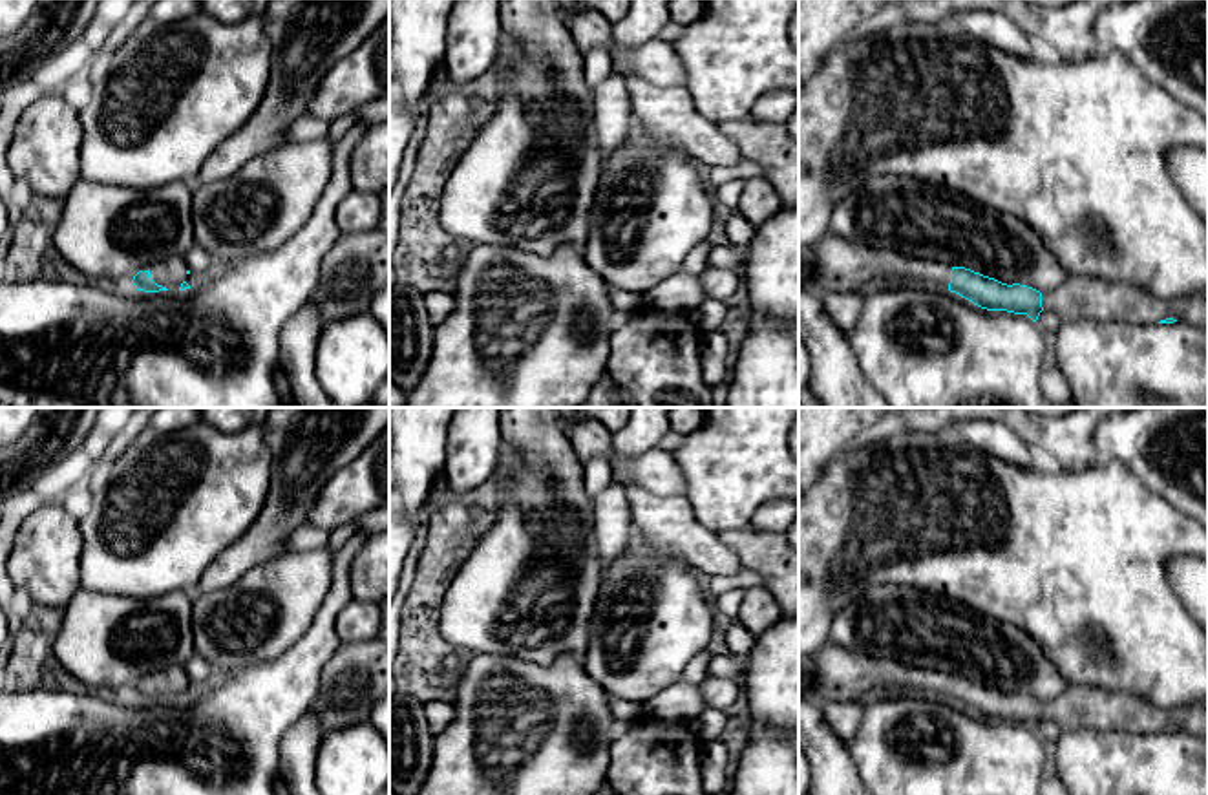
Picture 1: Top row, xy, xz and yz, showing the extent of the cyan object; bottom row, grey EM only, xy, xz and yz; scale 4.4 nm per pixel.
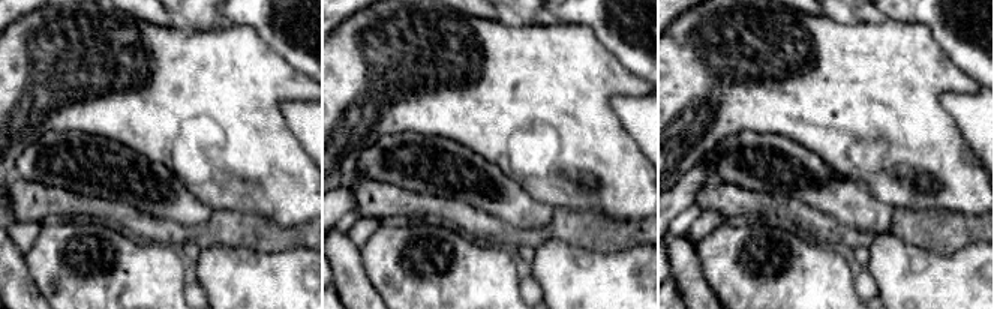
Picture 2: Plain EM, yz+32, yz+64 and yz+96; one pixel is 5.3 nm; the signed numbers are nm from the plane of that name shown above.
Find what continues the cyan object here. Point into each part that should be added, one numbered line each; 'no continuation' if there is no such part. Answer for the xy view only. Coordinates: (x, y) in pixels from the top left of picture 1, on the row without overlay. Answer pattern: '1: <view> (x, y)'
1: xy (170, 682)

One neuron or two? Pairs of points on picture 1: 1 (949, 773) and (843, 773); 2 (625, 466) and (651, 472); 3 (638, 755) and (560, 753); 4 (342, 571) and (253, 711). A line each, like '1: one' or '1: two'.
1: two
2: one
3: two
4: one

